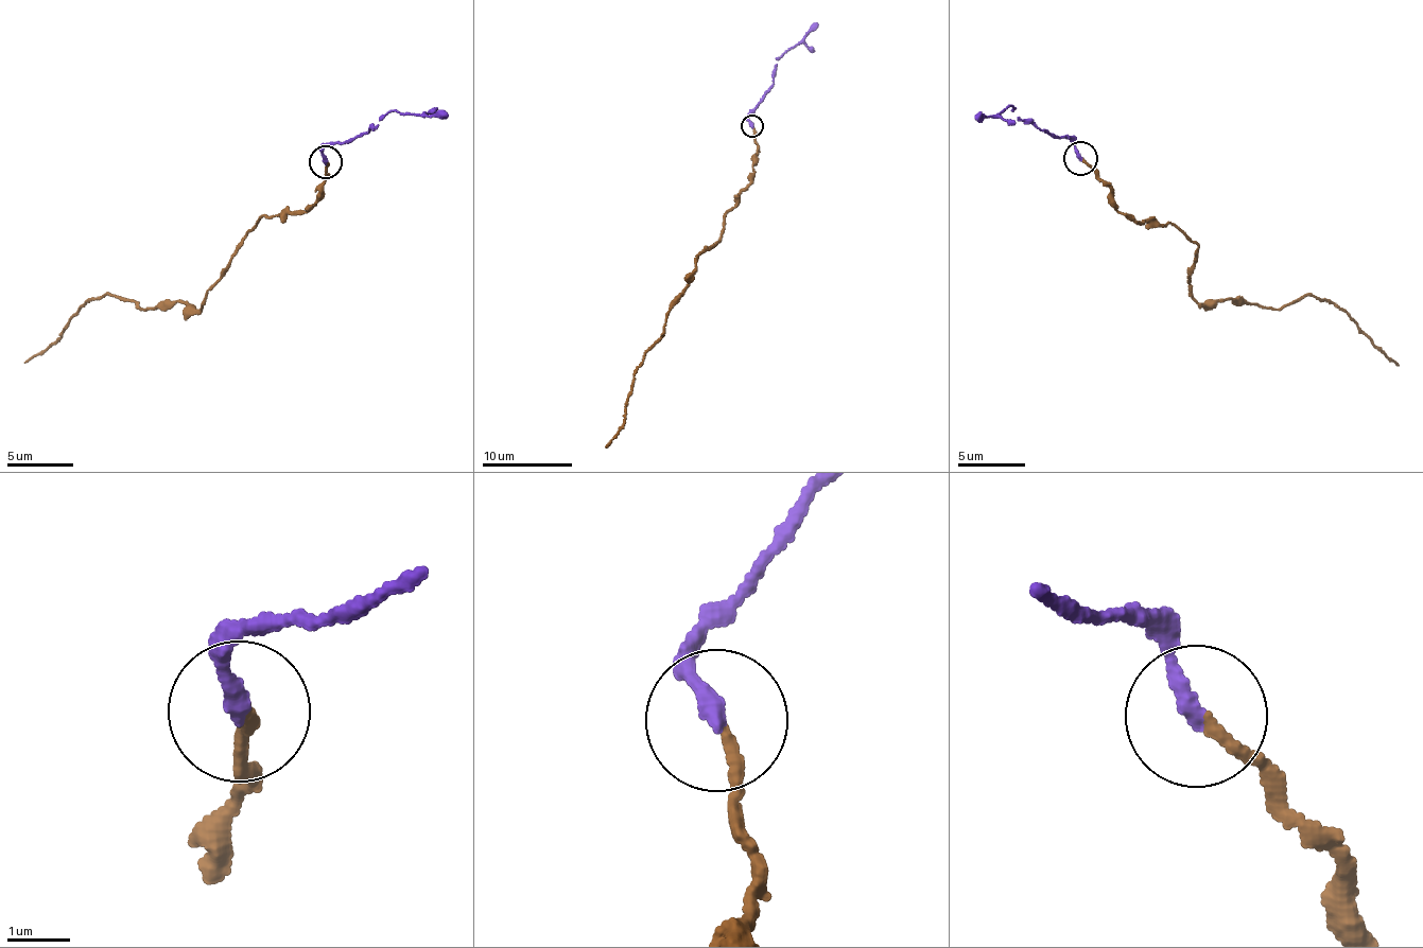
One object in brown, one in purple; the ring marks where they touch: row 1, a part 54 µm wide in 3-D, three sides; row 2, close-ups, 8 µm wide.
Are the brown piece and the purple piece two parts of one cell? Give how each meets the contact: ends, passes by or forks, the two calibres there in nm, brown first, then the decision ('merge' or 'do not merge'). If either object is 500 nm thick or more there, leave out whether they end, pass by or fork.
brown ends there; purple ends there; 180 nm thick on the brown side, 280 nm on the other; merge

